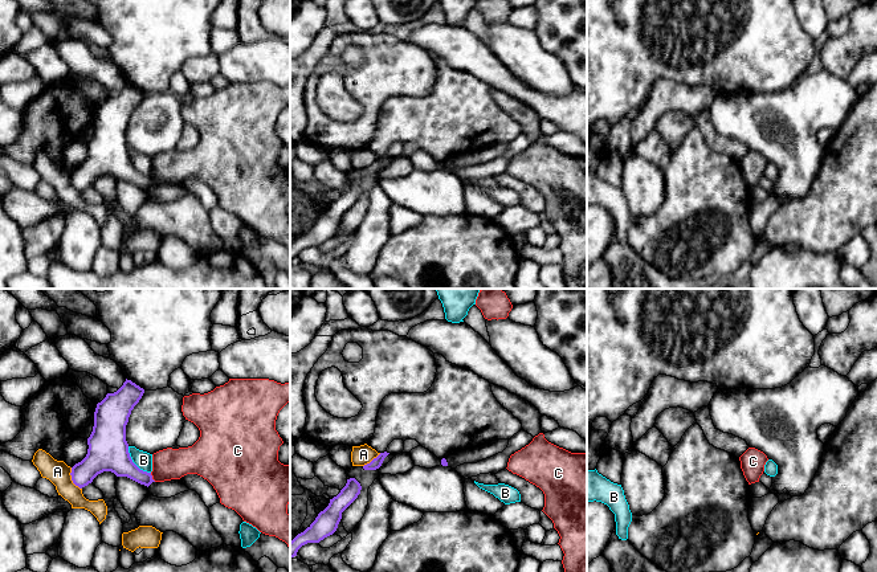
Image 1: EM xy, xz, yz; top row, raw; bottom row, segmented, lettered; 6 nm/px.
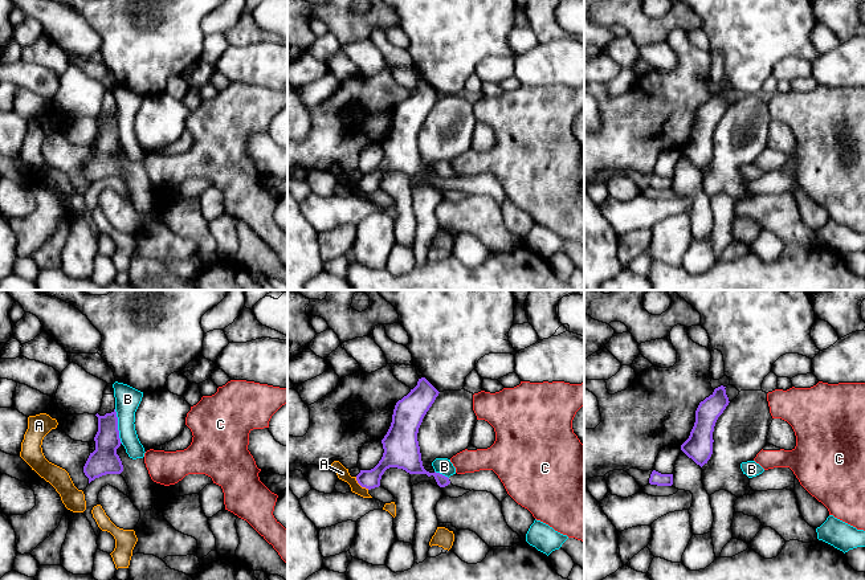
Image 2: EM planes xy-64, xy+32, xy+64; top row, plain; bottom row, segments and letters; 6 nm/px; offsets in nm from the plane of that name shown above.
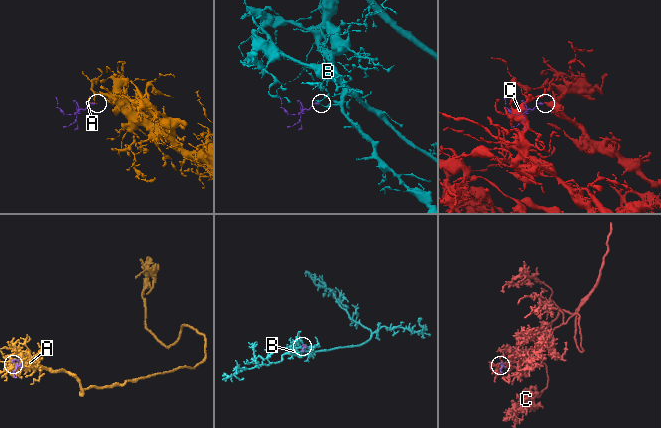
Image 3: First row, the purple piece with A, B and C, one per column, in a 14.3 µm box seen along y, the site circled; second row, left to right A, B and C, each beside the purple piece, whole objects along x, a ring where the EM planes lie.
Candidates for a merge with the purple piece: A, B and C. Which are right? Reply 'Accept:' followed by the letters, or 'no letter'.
Accept: no letter

